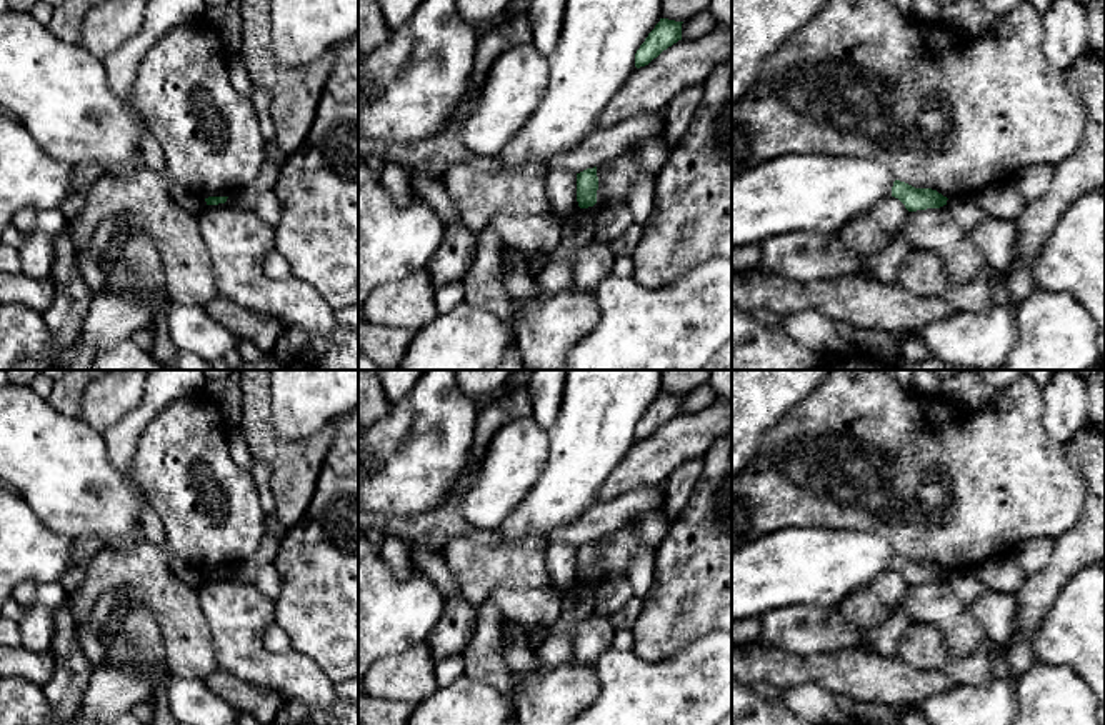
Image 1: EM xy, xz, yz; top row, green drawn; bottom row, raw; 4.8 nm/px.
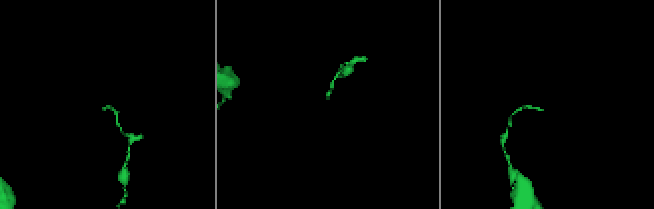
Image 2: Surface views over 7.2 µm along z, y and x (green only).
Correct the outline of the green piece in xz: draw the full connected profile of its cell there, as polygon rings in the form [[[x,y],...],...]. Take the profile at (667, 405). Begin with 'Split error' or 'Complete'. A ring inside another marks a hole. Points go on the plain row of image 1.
Complete. [[[660,392],[655,402],[635,427],[635,440],[645,440],[657,432],[663,423],[682,413],[682,397],[668,392]]]

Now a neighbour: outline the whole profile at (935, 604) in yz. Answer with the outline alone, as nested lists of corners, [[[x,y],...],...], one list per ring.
[[[947,578],[907,585],[905,595],[892,613],[898,608],[907,612],[910,625],[937,627],[953,657],[972,653],[987,637]]]

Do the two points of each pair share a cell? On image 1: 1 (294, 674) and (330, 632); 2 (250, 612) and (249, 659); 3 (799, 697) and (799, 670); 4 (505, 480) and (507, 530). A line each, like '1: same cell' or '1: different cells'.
1: different cells
2: same cell
3: different cells
4: different cells

